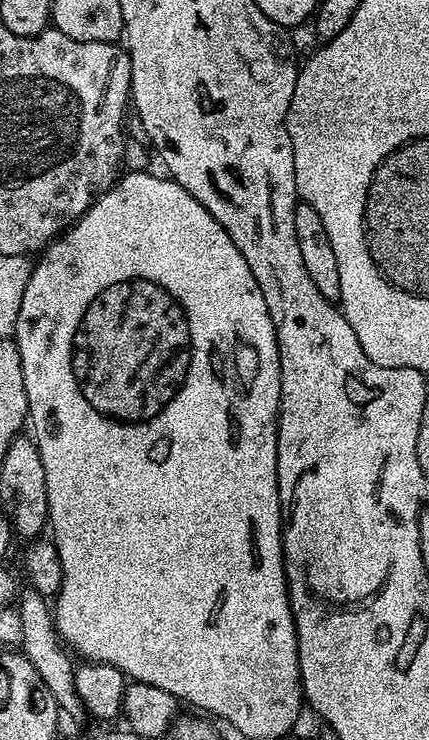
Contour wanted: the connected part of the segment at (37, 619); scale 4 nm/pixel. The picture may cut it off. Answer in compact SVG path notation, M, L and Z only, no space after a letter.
M25 587L18 596L18 609L22 618L22 636L19 642L19 651L42 674L42 682L54 694L56 707L65 717L73 716L74 719L85 719L84 704L80 701L80 695L76 692L76 675L74 663L68 658L69 653L59 636L56 635L56 623L54 621L54 608L51 603L38 590Z

